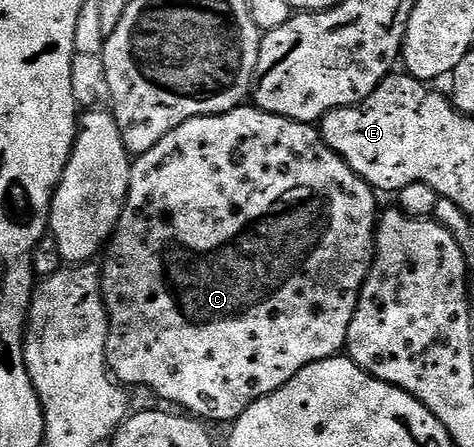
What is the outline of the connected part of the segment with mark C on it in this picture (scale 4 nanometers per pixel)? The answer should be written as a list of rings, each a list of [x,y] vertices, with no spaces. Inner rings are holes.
[[[244,105],[235,107],[233,110],[220,115],[206,115],[200,119],[190,119],[182,123],[177,129],[173,129],[158,145],[153,149],[149,149],[149,153],[138,156],[132,162],[127,206],[124,207],[123,215],[119,218],[119,225],[109,240],[109,246],[106,248],[107,264],[101,267],[103,302],[107,304],[107,322],[109,324],[107,332],[107,366],[112,376],[128,388],[148,387],[153,394],[160,395],[165,402],[176,403],[179,406],[176,408],[182,409],[188,416],[198,417],[200,420],[210,421],[212,424],[215,422],[230,425],[241,417],[241,413],[245,409],[249,409],[249,405],[253,405],[253,401],[281,389],[294,375],[301,373],[301,369],[305,369],[310,363],[336,358],[347,346],[349,325],[353,321],[355,310],[359,308],[359,292],[363,289],[363,282],[367,280],[367,275],[371,271],[371,265],[375,257],[375,232],[377,230],[375,198],[377,198],[377,195],[373,188],[360,175],[353,173],[353,169],[349,169],[349,165],[341,156],[333,153],[333,149],[329,149],[329,145],[322,137],[320,128],[310,123],[298,123],[292,119],[262,111],[260,107]]]

